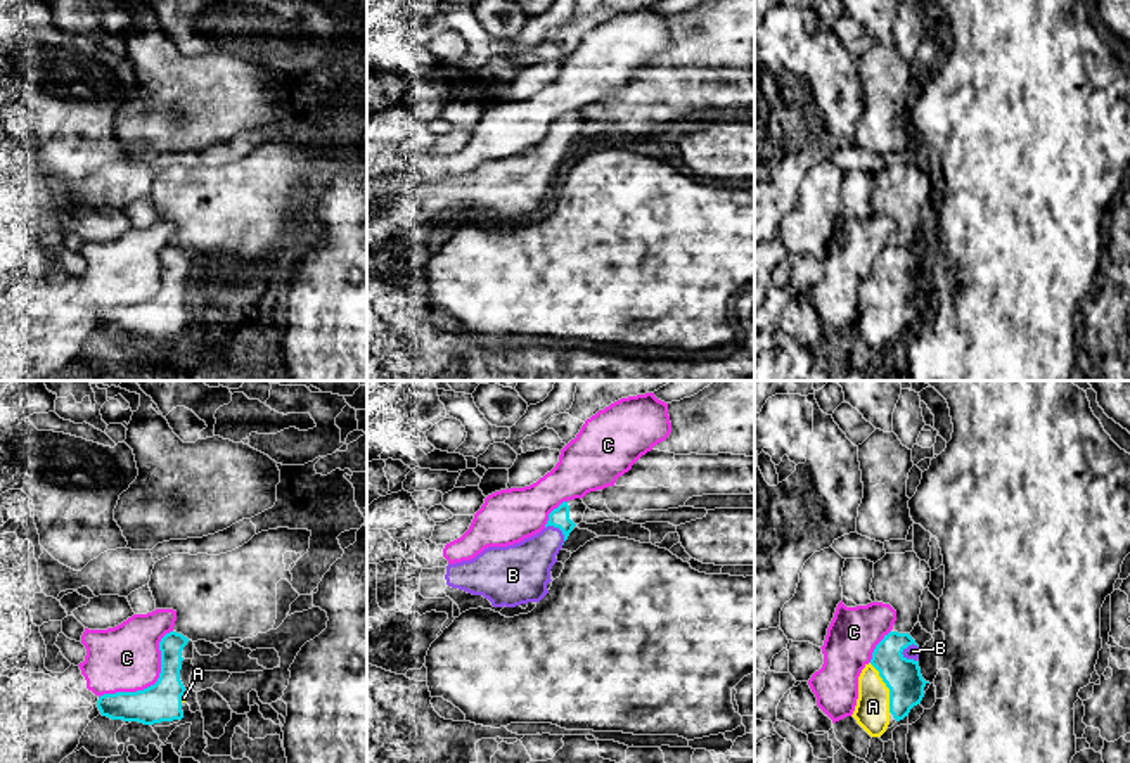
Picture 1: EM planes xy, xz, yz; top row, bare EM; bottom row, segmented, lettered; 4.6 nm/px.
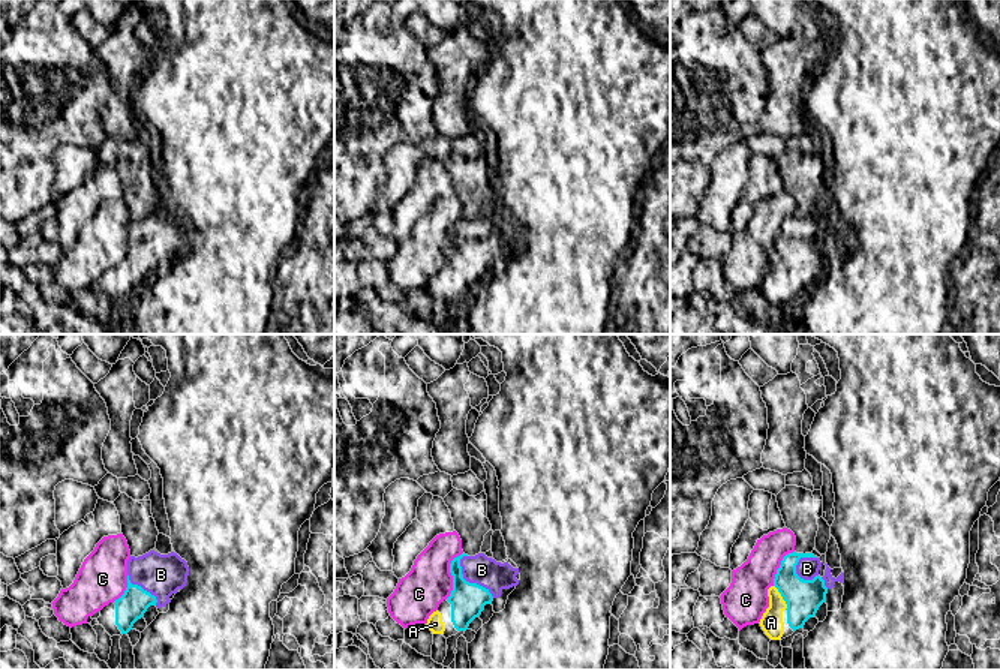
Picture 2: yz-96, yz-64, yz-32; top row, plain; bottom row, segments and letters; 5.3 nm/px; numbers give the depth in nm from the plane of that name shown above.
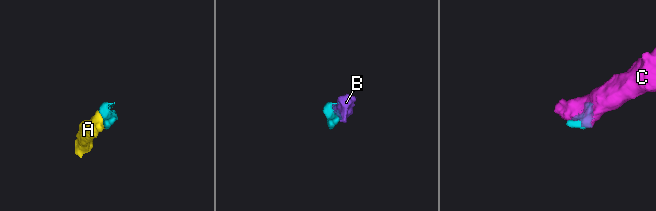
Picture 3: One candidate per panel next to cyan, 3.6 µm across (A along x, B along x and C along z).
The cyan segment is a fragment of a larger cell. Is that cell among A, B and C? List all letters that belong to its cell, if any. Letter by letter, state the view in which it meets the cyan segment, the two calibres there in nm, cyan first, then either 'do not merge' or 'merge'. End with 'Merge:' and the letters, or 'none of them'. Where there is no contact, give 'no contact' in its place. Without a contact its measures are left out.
A: meets cyan in yz; 170 nm thick on the cyan side, 160 nm on the other; merge
B: meets cyan in yz; 170 nm thick on the cyan side, 60 nm on the other; merge
C: meets cyan in xy; 180 nm thick on the cyan side, 320 nm on the other; do not merge
Merge: A, B

